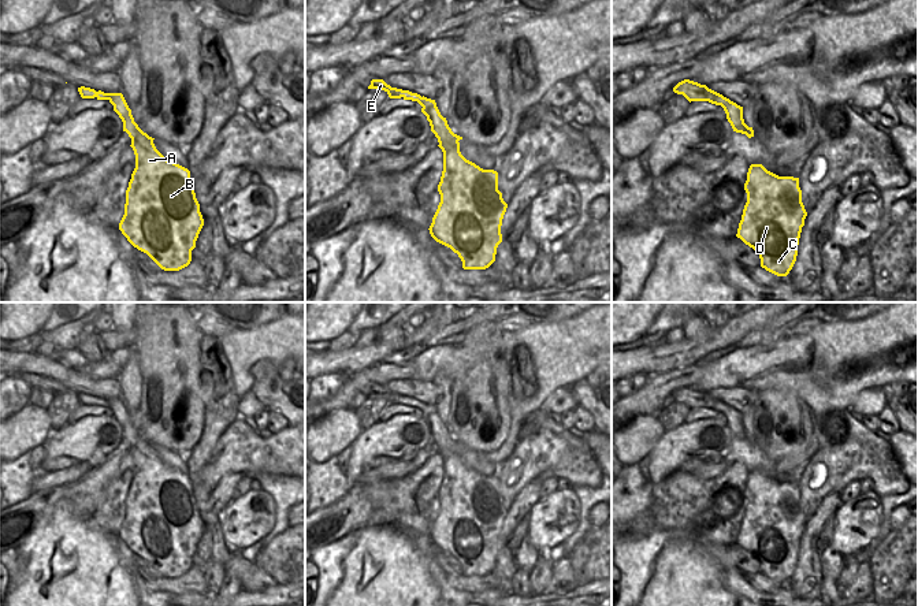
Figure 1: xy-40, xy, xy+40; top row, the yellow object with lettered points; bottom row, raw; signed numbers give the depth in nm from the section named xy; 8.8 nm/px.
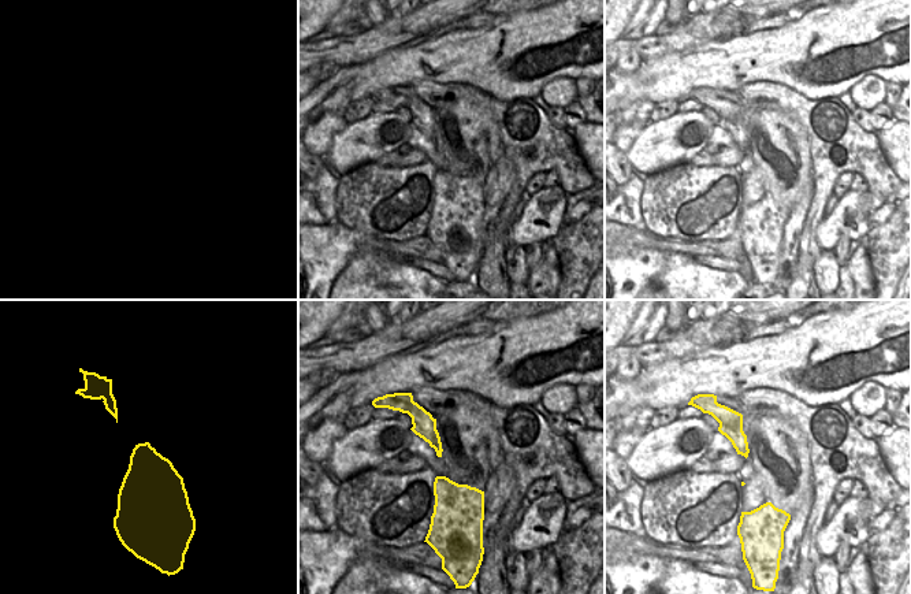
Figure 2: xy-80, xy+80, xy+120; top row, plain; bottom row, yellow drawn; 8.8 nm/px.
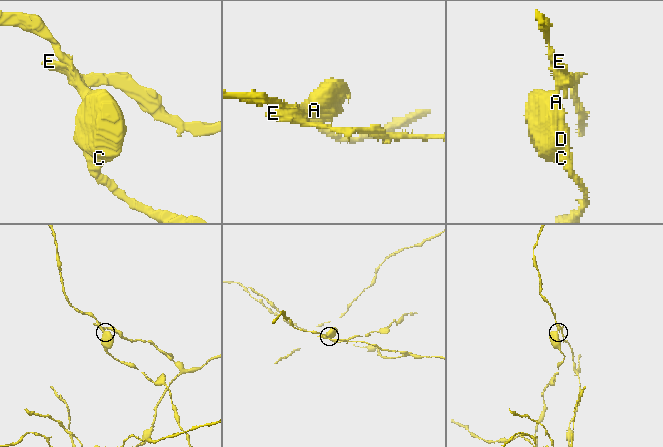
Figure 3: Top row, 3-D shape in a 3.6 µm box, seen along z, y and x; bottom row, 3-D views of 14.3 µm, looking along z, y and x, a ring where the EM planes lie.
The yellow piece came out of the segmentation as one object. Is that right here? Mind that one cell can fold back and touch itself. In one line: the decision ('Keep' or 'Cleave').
Cleave

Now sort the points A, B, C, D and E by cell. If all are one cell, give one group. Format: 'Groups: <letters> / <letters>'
Groups: A B C D / E

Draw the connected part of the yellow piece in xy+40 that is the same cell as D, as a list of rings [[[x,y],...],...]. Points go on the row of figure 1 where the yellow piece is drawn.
[[[751,164],[744,190],[747,202],[736,237],[759,253],[762,268],[787,276],[807,216],[799,178],[778,176],[762,164]]]

